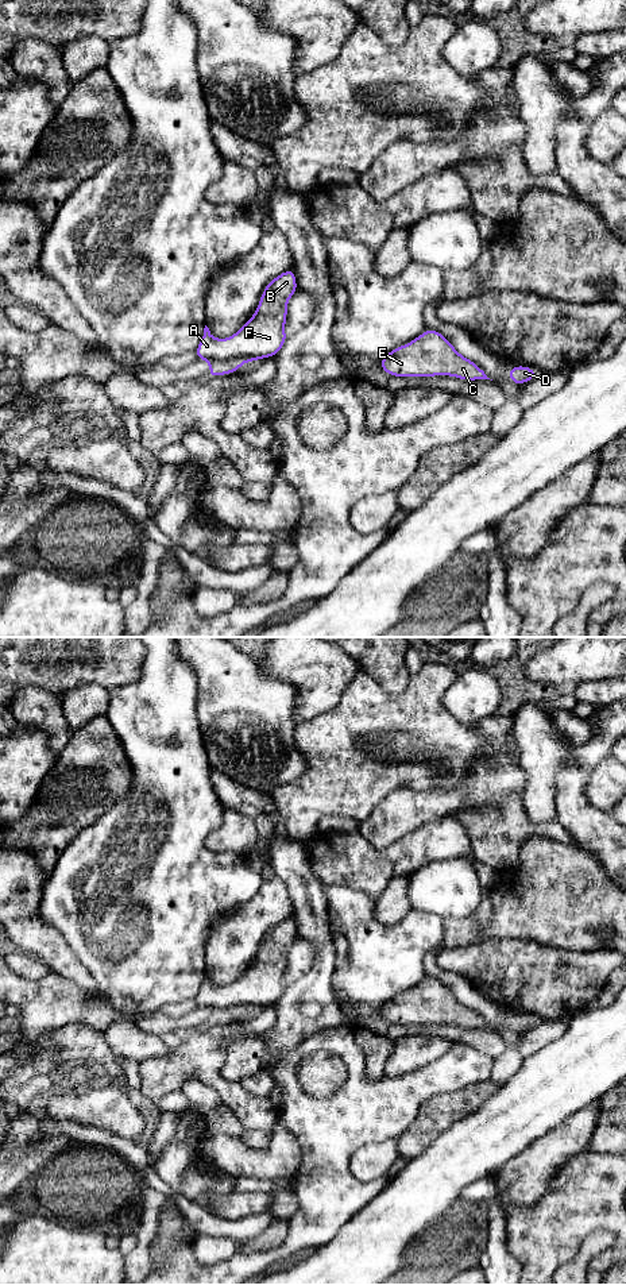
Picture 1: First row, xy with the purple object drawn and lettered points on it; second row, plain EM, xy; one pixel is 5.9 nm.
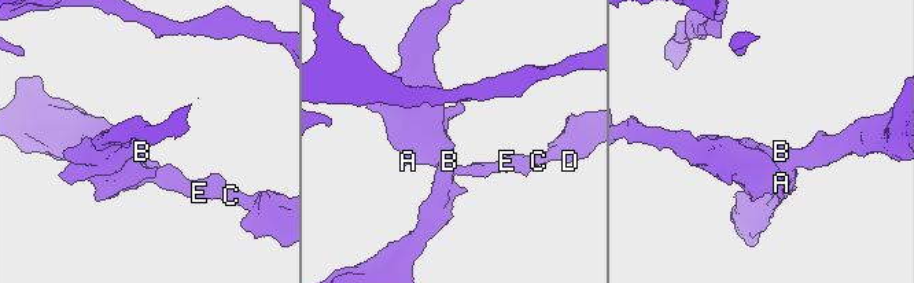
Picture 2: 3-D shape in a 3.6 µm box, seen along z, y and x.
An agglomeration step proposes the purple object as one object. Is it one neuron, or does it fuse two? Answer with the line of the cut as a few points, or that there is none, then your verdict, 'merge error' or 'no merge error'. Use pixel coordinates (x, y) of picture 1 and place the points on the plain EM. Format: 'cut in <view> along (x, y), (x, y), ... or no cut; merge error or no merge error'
no cut; no merge error

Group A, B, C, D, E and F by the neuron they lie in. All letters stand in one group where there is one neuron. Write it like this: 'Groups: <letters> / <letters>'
Groups: A B C D E F

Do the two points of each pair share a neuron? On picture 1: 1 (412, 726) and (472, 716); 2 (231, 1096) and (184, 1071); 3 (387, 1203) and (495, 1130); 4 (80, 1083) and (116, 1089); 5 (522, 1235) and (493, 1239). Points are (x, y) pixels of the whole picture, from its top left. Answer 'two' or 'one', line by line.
1: two
2: one
3: one
4: two
5: two

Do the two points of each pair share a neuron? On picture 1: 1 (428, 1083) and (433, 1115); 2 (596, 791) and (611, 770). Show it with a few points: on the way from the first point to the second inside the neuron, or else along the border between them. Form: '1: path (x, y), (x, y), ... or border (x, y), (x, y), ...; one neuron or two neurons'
1: border (460, 1088), (427, 1099), (412, 1123); two neurons
2: path (602, 786), (610, 775); one neuron

